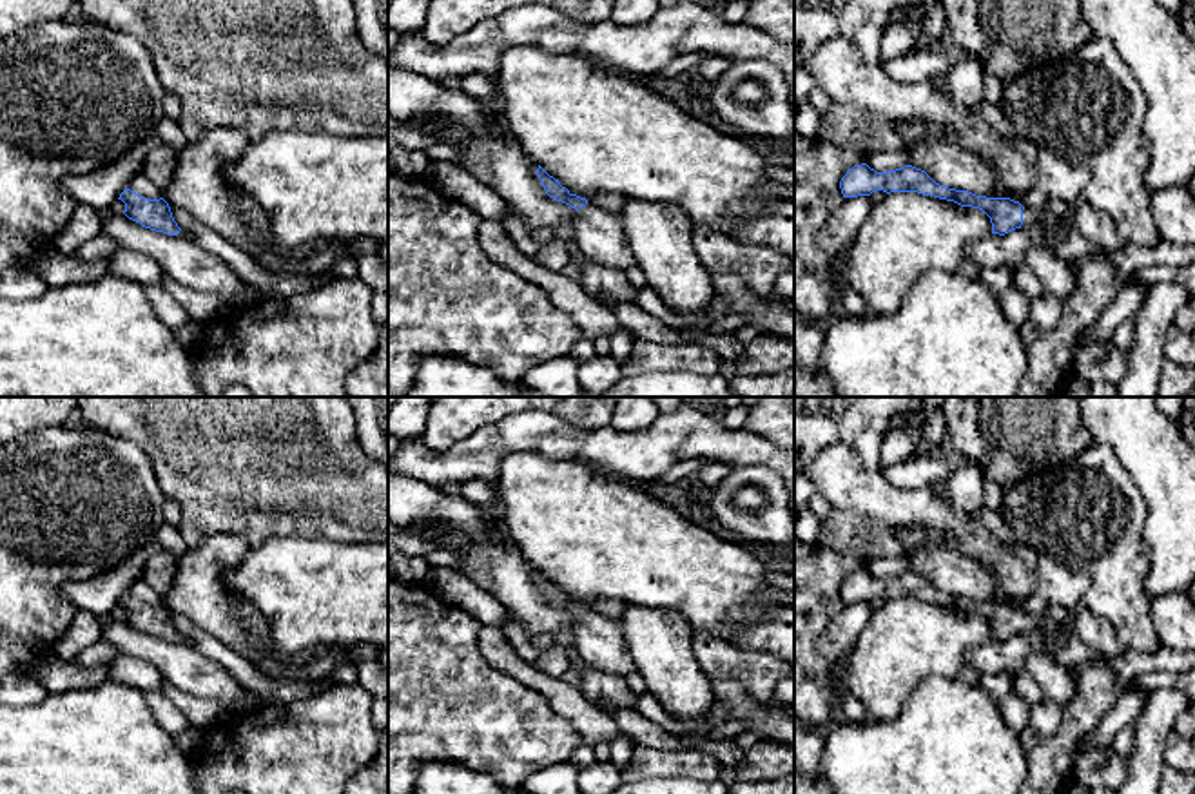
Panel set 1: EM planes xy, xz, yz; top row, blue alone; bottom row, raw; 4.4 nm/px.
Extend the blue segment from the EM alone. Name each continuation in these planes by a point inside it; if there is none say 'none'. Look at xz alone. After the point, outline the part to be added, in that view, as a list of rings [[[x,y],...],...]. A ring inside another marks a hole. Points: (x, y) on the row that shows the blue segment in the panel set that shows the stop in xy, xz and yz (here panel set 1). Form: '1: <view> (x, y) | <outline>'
1: xz (599, 234) | [[[586,205],[577,210],[571,225],[575,245],[591,261],[624,272],[636,265],[617,214]]]

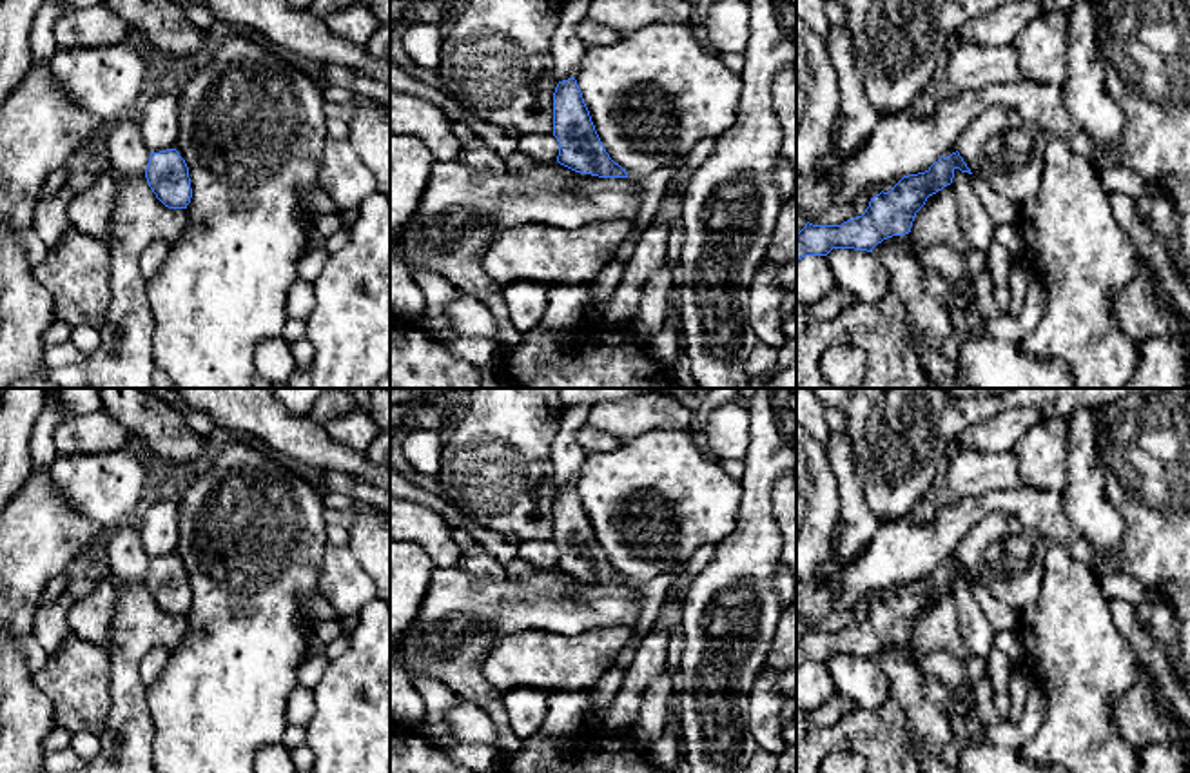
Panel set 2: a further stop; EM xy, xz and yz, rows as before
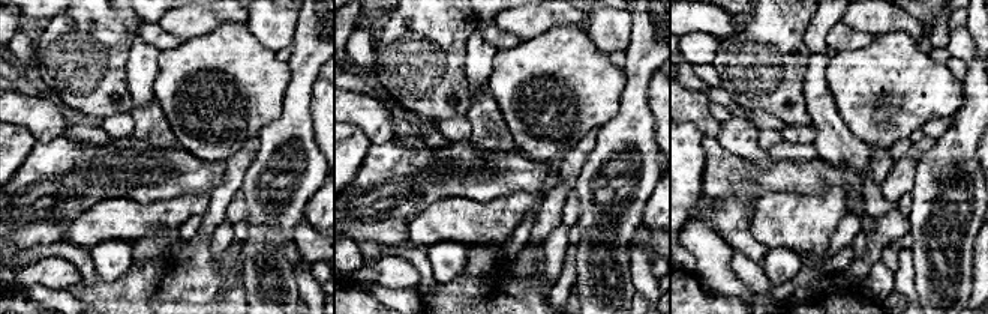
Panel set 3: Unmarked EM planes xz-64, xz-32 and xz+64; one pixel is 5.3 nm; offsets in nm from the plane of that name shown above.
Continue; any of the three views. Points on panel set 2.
none

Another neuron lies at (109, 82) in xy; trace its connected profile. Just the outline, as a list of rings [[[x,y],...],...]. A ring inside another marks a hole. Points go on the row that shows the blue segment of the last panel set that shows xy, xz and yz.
[[[136,40],[91,49],[58,49],[49,65],[65,98],[102,122],[134,114],[152,91],[154,65]]]

